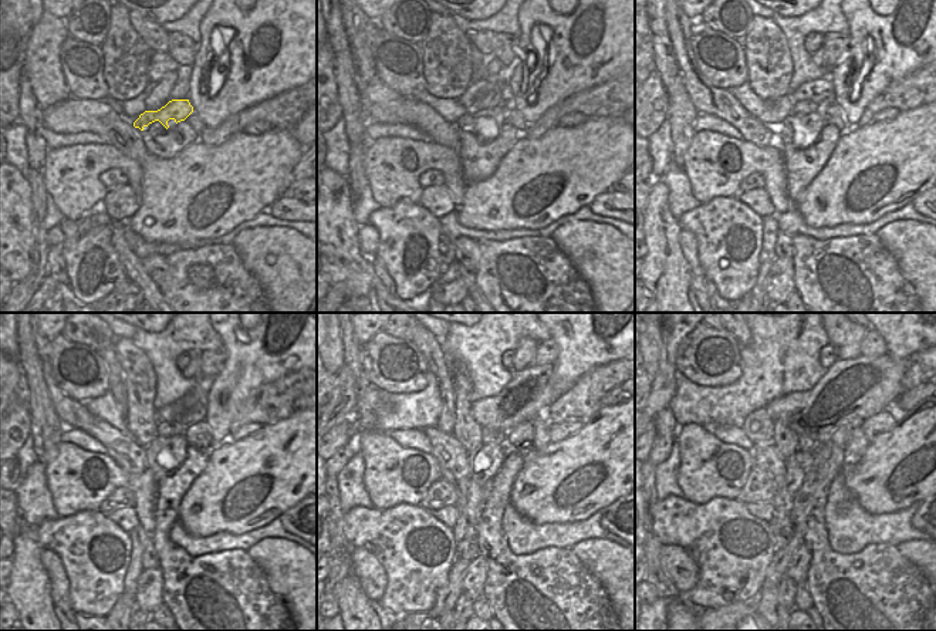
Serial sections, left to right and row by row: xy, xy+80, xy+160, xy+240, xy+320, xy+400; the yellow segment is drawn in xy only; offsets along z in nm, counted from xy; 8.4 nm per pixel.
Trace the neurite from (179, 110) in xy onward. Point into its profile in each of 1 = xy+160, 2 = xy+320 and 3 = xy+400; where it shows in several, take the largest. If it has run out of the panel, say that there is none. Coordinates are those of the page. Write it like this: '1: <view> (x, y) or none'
1: xy+160 (811, 124)
2: xy+320 (496, 452)
3: xy+400 (797, 465)

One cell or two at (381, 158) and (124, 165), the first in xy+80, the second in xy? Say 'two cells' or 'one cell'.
one cell

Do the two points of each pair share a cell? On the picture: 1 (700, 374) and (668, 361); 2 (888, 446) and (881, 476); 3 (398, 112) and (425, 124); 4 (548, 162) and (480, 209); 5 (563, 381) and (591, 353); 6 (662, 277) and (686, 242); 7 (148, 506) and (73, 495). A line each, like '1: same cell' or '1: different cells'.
1: different cells
2: same cell
3: same cell
4: same cell
5: same cell
6: different cells
7: same cell

